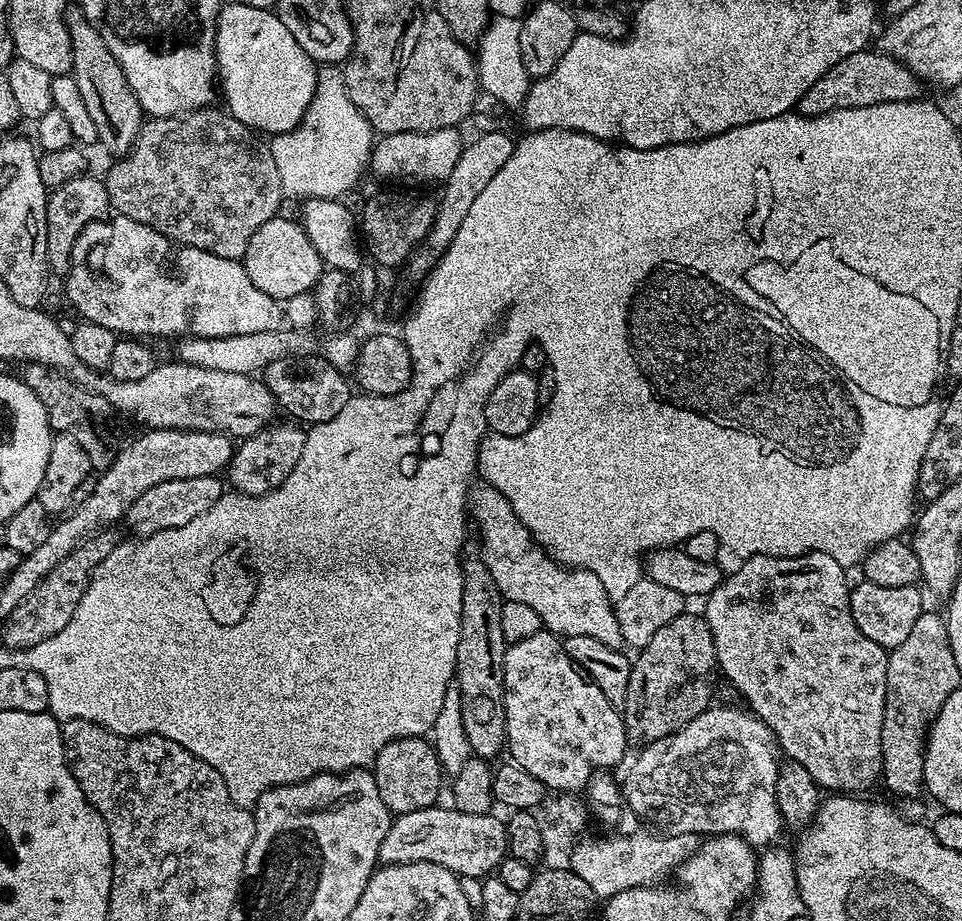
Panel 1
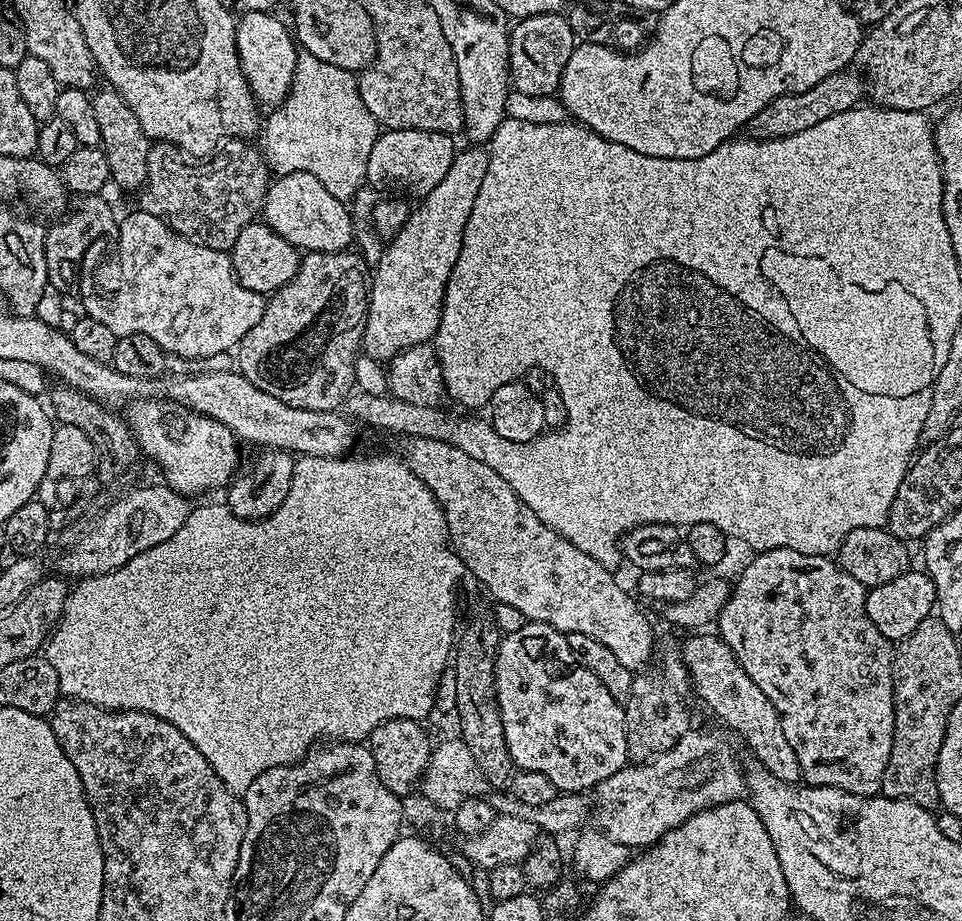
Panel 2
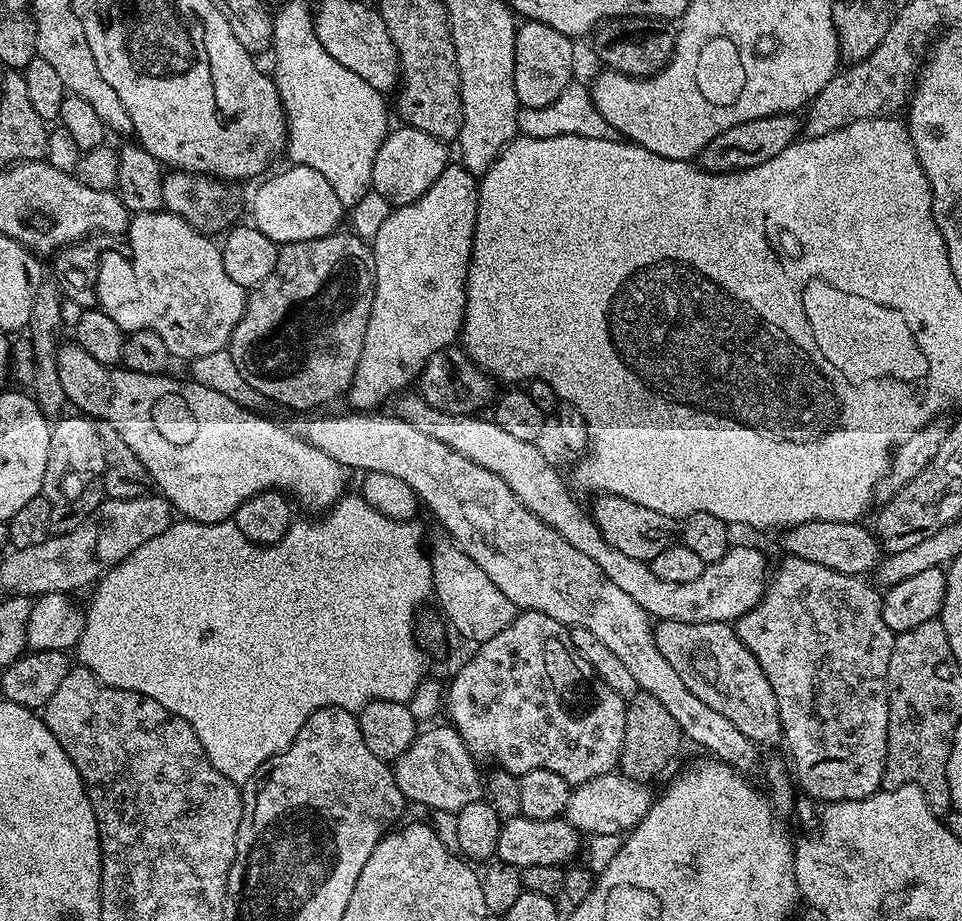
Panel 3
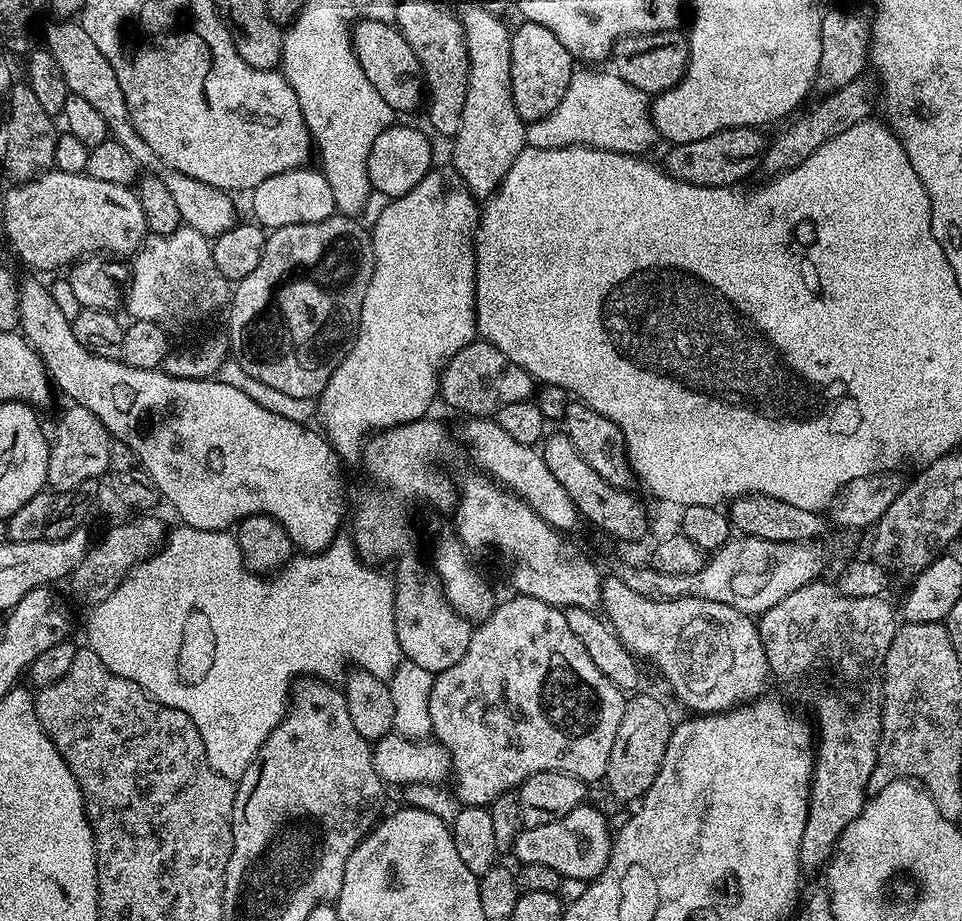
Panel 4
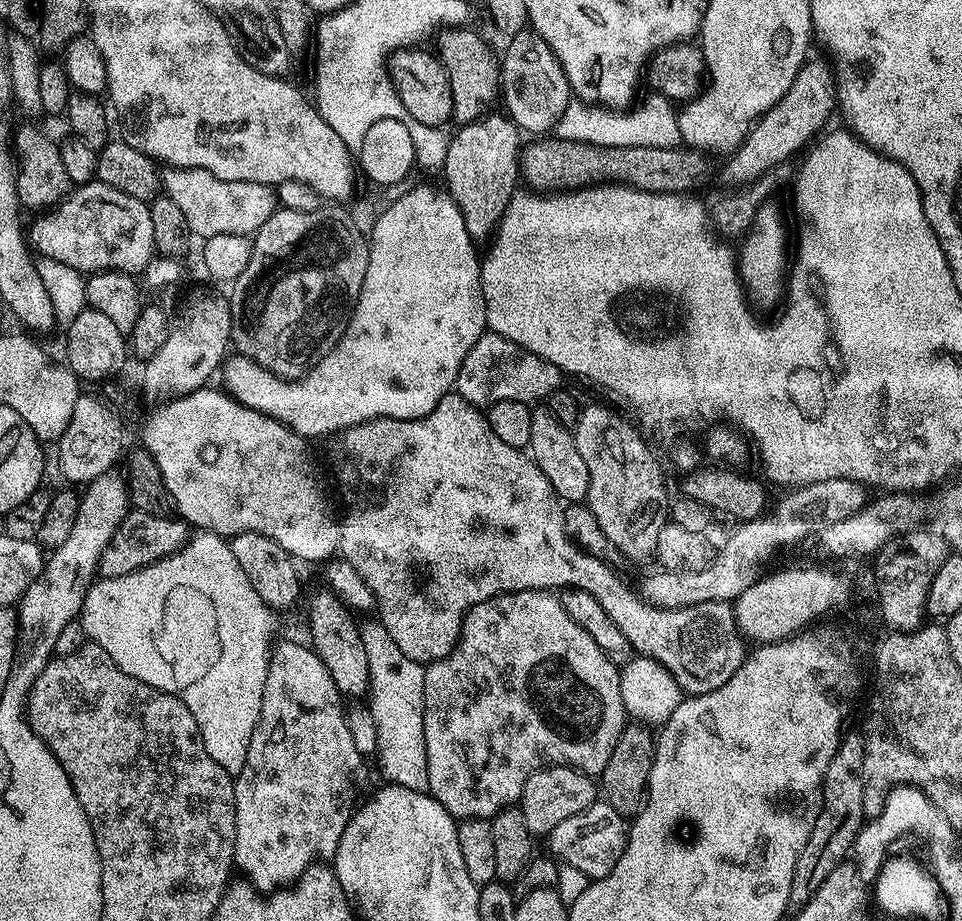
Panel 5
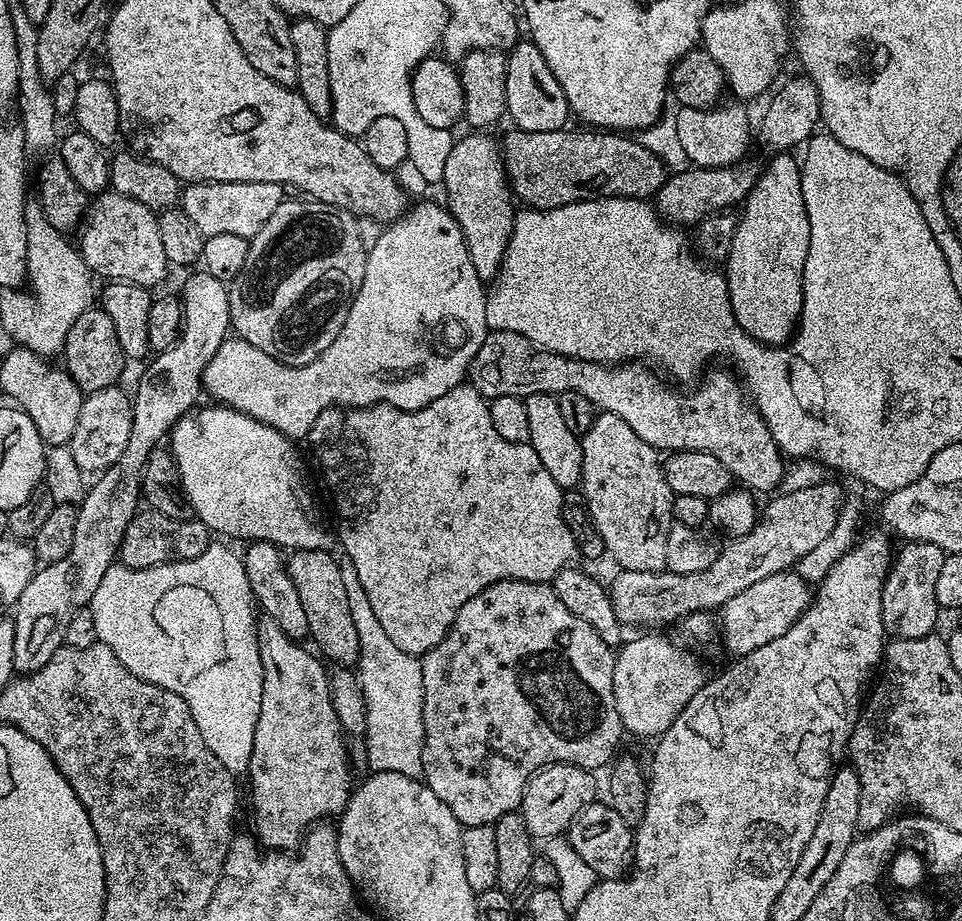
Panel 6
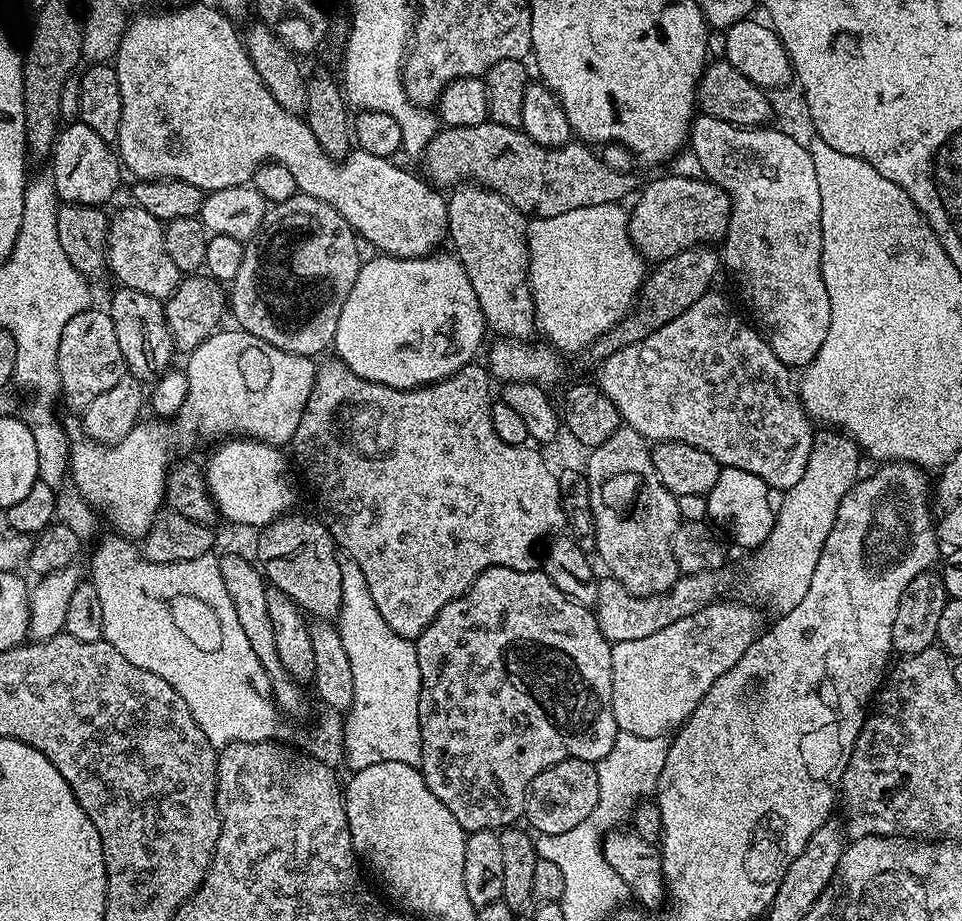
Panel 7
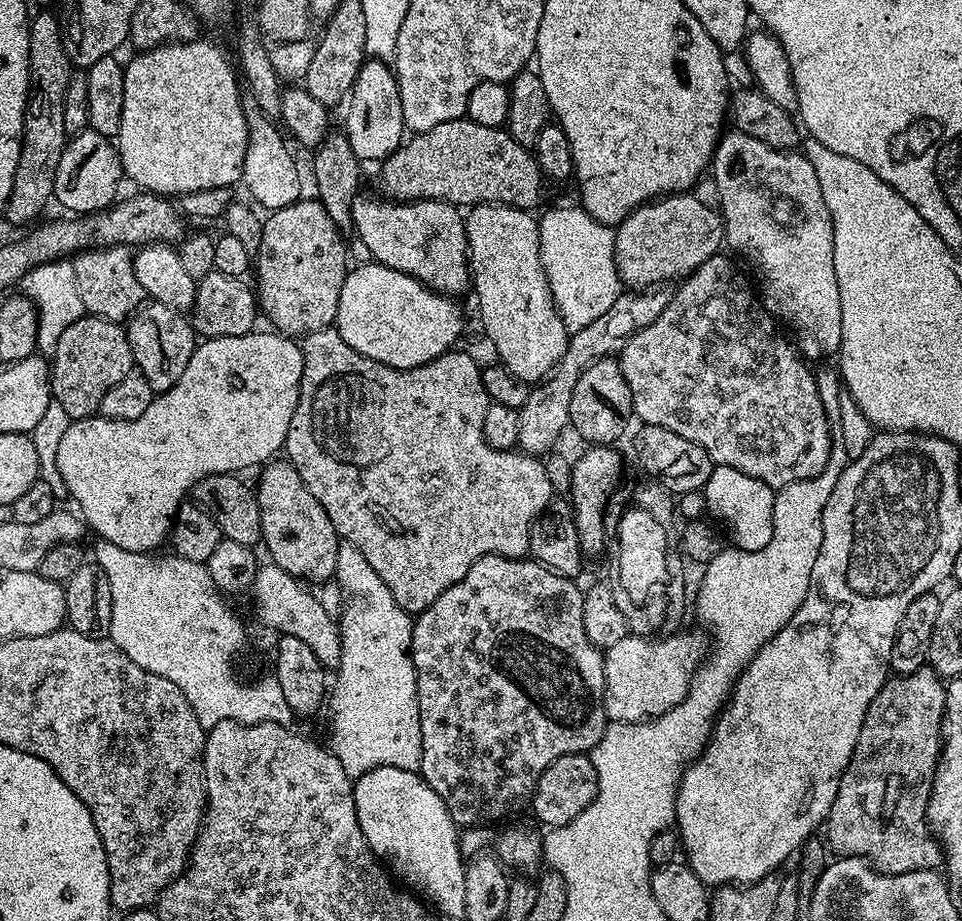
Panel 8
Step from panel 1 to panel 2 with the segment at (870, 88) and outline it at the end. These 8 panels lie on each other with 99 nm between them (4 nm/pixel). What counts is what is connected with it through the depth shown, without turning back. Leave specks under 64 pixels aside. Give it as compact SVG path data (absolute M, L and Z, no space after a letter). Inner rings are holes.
M855 71L835 72L830 74L830 78L822 78L822 82L810 86L810 90L802 90L794 94L786 94L782 98L774 98L774 102L770 102L770 106L763 108L752 119L750 128L751 131L756 131L753 133L757 140L786 138L790 134L798 134L798 130L806 130L818 122L823 122L834 114L842 114L846 110L857 107L863 101L860 99L865 99L865 96L865 81Z

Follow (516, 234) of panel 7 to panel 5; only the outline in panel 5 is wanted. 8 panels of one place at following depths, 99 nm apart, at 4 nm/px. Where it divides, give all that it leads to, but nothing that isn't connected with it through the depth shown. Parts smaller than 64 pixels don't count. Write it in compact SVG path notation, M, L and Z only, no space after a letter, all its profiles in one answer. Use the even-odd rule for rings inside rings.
M485 114L473 124L457 127L456 137L448 142L442 169L446 191L464 211L466 228L473 241L487 241L500 225L506 206L518 191L522 180L522 133L507 115ZM448 183L448 184L447 184Z

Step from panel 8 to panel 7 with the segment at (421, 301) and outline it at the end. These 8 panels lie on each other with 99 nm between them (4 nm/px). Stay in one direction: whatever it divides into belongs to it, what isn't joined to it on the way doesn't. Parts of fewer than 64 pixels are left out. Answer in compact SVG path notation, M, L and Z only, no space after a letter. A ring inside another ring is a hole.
M376 254L373 255L373 260L365 259L361 263L358 278L354 278L354 286L350 286L350 294L342 306L342 318L338 318L338 330L334 341L335 355L346 367L354 370L354 374L358 374L358 378L391 388L423 388L425 384L433 384L439 380L445 380L448 376L453 376L458 370L462 370L462 366L471 364L477 359L476 351L479 350L480 343L484 340L484 332L486 333L482 306L478 306L478 294L474 294L474 290L470 286L470 278L455 255L440 255L433 254L403 260L397 256Z

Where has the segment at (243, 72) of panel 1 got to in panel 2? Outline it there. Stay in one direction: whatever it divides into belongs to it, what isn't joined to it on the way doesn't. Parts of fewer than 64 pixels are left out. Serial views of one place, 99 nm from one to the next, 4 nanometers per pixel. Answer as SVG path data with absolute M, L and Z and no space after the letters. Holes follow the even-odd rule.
M244 12L241 17L236 26L236 53L244 76L261 105L279 106L284 103L292 88L297 41L289 25L285 21L284 25L272 12Z

